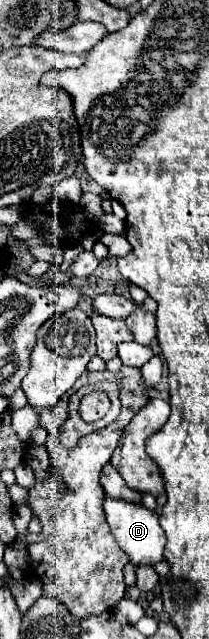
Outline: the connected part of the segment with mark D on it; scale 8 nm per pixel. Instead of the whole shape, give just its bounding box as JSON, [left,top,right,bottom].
[103,498,165,566]

